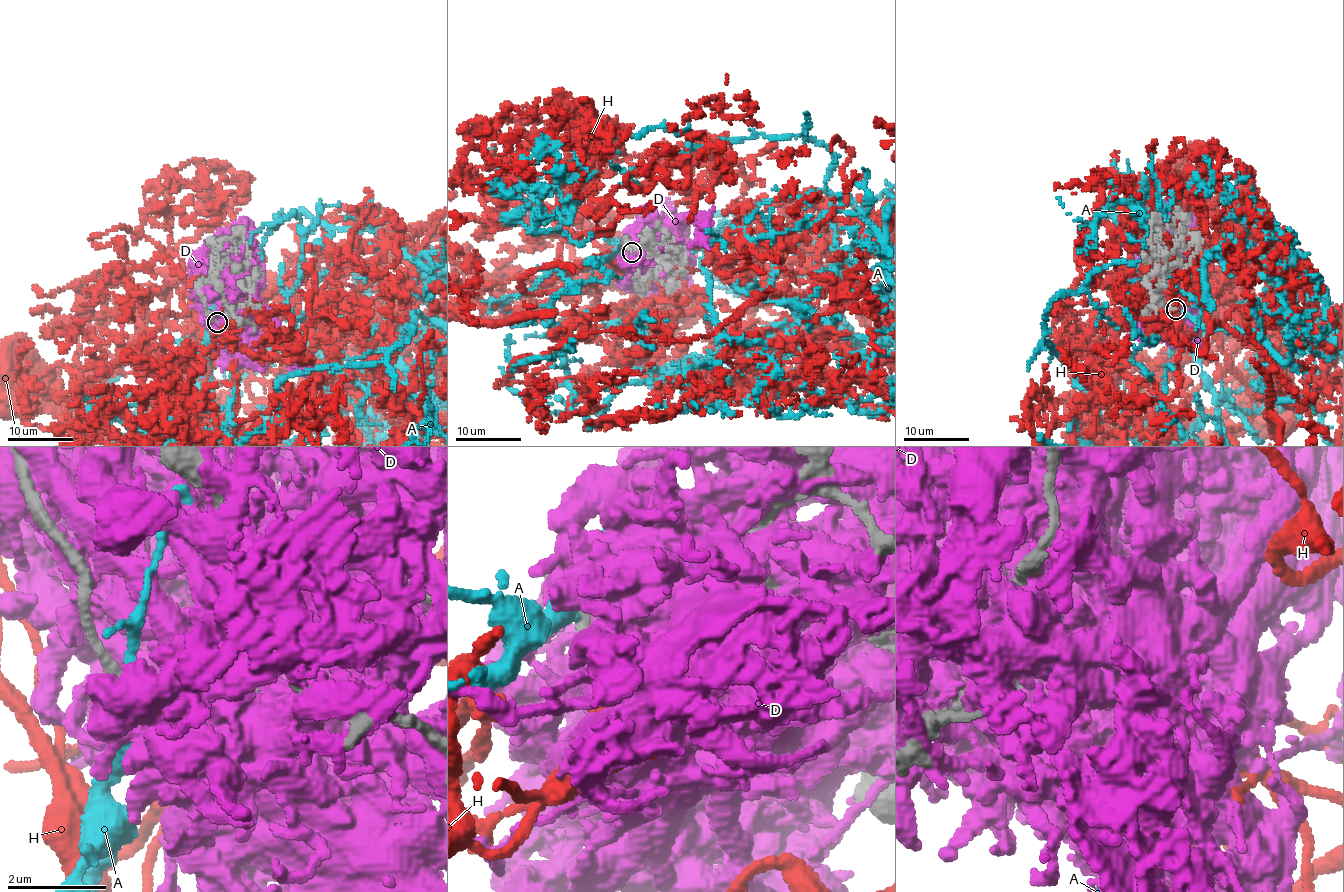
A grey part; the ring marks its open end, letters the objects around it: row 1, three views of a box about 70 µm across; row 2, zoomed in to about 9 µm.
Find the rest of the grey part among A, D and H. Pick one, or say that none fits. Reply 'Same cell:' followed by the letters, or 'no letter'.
Same cell: no letter

